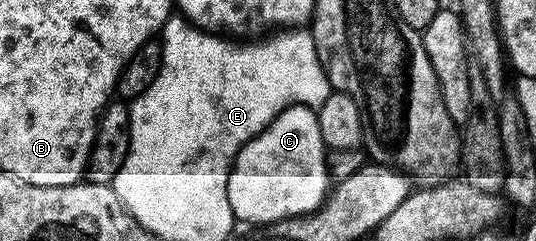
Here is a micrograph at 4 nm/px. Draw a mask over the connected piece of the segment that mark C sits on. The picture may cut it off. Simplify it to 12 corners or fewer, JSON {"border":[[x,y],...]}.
{"border":[[312,107],[281,111],[233,158],[234,220],[316,212],[331,191]]}

